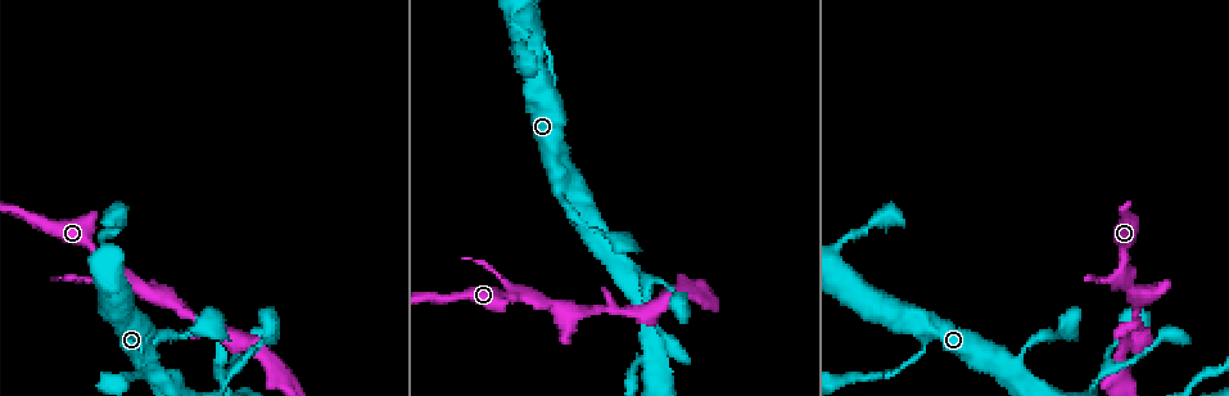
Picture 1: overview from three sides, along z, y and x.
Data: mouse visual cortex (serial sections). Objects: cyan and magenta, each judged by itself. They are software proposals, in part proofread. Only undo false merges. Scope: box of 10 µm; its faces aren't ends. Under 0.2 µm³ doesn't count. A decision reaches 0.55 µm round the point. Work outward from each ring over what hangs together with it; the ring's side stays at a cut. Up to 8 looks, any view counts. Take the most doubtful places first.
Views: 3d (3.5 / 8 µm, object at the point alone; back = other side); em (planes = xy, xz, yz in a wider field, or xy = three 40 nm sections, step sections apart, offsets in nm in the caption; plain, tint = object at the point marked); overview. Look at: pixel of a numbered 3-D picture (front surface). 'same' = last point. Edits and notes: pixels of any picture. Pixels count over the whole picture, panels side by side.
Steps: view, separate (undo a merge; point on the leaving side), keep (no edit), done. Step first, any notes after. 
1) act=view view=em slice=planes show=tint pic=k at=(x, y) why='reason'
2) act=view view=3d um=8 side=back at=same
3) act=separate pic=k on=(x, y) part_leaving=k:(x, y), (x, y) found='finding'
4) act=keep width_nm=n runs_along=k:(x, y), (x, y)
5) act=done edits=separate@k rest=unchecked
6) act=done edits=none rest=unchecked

act=view view=3d um=3.5 side=back pic=1 at=(562, 185) why='two arms in line, one across'

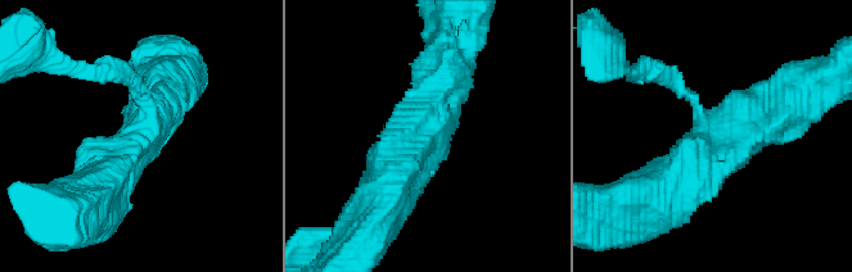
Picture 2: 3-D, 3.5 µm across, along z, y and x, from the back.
act=view view=em slice=xy step=1 show=tint pic=2 at=(141, 141) why='need the tissue'

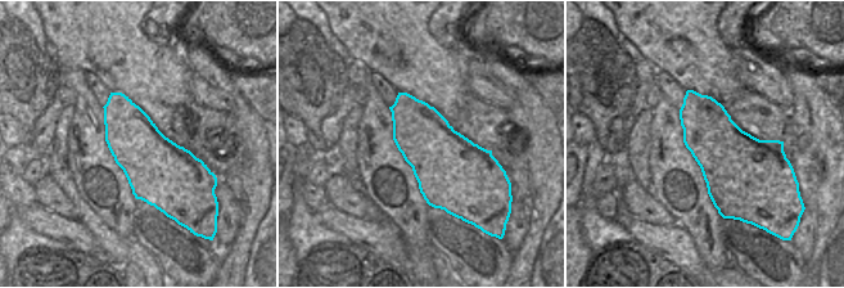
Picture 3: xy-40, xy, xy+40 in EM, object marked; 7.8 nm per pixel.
act=keep arm_widths_nm=150,500,600 runs_along=2:(785, 103), (745, 114), (663, 185) found='all the same cell'

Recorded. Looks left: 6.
act=view view=em slice=planes show=tint pic=1 at=(1136, 303) why='thick turns thin'

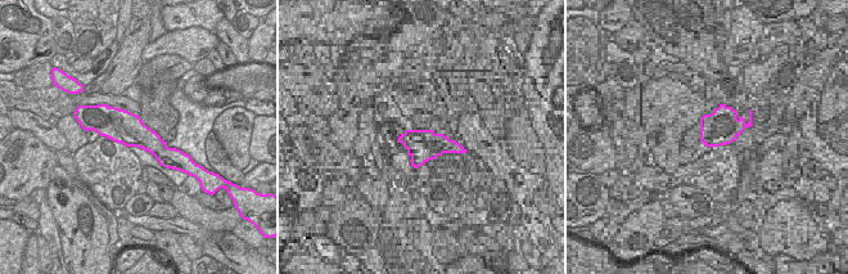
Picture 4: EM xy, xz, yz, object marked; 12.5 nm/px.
act=view view=3d um=3.5 at=same

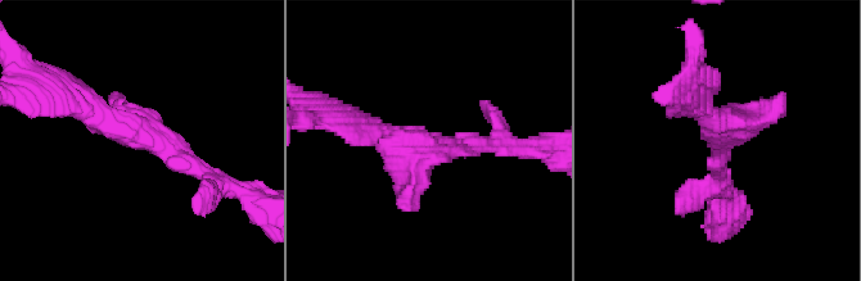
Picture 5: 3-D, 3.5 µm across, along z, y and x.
act=keep width_nm=420 runs_along=5:(86, 108), (231, 186) found='one cell here'

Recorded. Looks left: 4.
act=view view=3d um=3.5 pic=1 at=(284, 378) why='sharp bend'

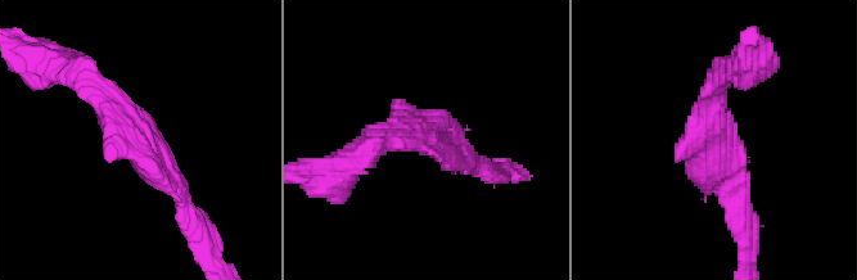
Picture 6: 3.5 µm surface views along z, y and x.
act=view view=em slice=xy step=3 show=tint pic=6 at=(716, 141) why='shape alone is not enough'

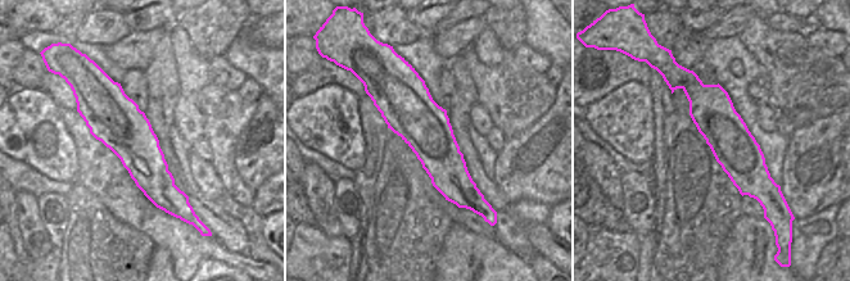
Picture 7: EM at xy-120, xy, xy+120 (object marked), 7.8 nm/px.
act=keep runs_along=6:(81, 73), (161, 159), (180, 188) found='continuous, no second cell'

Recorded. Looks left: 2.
act=done edits=none rest=unchecked

